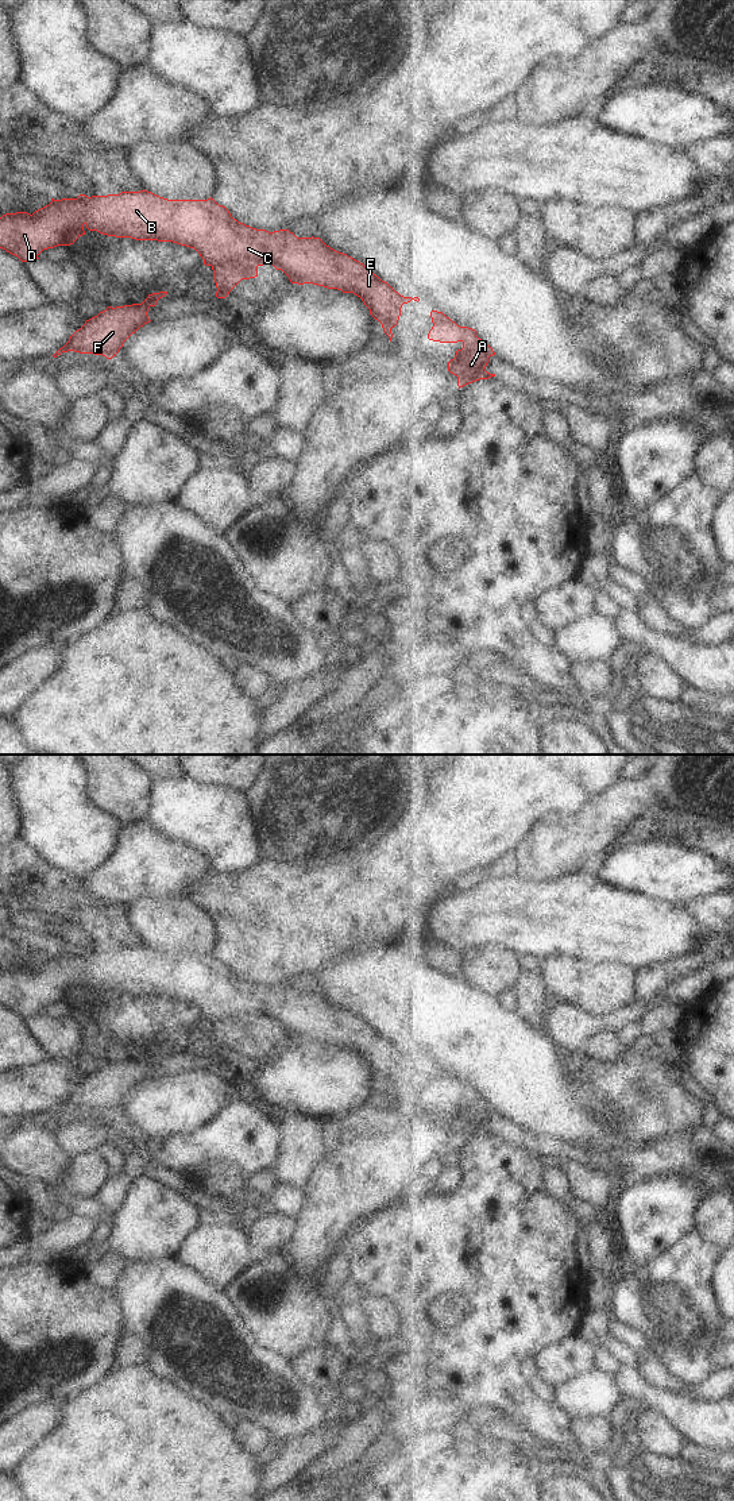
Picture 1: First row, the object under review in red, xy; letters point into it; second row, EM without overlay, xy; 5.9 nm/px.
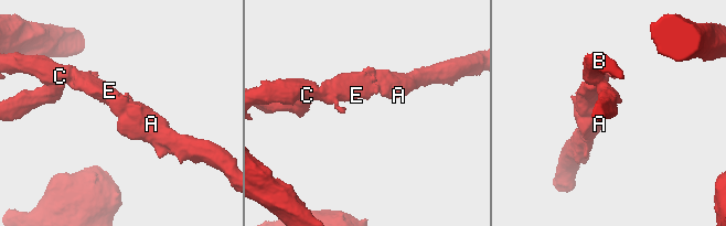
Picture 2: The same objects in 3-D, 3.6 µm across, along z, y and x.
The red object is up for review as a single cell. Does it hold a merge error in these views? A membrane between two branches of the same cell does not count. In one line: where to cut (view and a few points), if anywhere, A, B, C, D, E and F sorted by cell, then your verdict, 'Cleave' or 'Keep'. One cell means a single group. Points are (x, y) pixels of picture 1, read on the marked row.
Split along xy (258, 265), (250, 262), (224, 262), (212, 266). Groups: A B C D E / F. Cleave.

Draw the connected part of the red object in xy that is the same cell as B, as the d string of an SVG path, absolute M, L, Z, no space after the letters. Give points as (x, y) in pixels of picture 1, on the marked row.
M121 192L119 194L92 196L80 194L77 198L62 198L51 202L32 215L27 212L5 213L0 217L0 248L18 256L22 262L39 259L38 255L47 248L57 246L70 246L80 236L85 235L84 228L97 231L103 235L116 238L131 238L135 240L158 240L173 242L181 246L194 248L204 259L206 266L220 266L231 262L251 262L258 266L273 265L282 270L291 283L313 283L328 289L337 289L343 293L354 293L360 297L370 309L370 315L382 324L385 333L393 337L391 329L398 324L401 308L412 300L420 301L418 297L403 297L395 292L387 282L382 281L370 269L359 261L339 252L327 246L320 238L297 238L289 229L269 232L256 229L233 219L229 211L219 205L212 197L208 200L167 200L151 192Z

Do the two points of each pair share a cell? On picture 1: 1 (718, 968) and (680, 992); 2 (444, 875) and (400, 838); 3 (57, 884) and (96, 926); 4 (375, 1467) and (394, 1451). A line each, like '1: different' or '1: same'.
1: same
2: same
3: same
4: same

